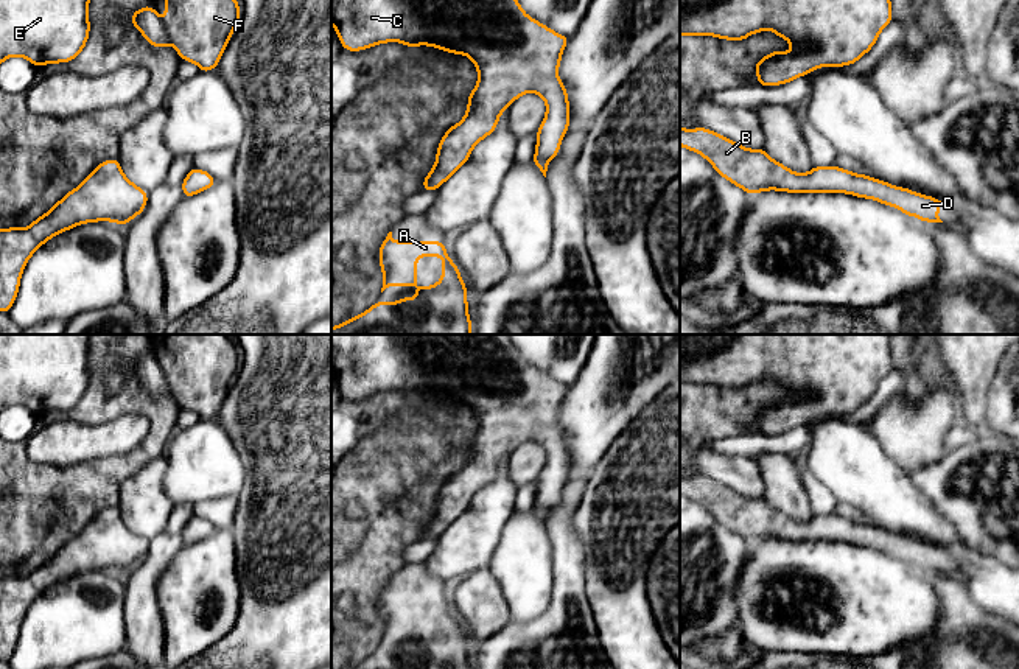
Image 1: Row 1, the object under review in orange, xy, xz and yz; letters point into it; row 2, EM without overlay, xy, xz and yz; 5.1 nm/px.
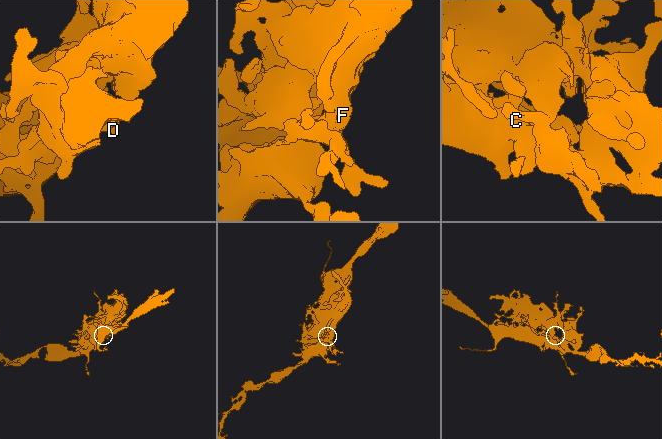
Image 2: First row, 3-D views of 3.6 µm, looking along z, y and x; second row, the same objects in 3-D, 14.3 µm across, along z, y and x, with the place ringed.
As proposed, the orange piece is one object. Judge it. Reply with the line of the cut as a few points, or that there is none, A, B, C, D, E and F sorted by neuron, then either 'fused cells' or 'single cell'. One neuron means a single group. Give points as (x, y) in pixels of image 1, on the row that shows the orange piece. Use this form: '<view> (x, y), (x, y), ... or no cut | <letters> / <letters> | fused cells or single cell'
no cut | A B C D E F | single cell

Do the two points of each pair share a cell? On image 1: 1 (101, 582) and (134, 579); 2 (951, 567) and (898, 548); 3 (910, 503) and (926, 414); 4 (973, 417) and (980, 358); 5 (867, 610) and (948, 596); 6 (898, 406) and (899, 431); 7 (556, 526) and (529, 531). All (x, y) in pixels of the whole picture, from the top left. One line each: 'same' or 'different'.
1: different
2: same
3: different
4: same
5: different
6: same
7: different

